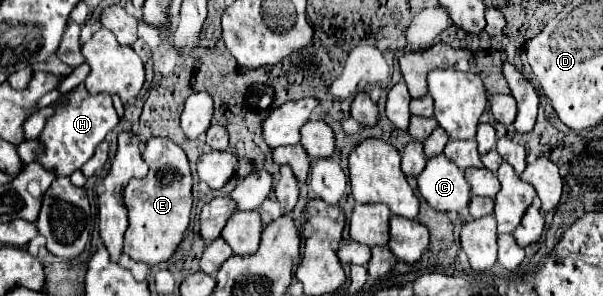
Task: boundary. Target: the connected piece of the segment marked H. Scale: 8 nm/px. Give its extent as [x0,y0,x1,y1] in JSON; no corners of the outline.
[39,84,119,176]

